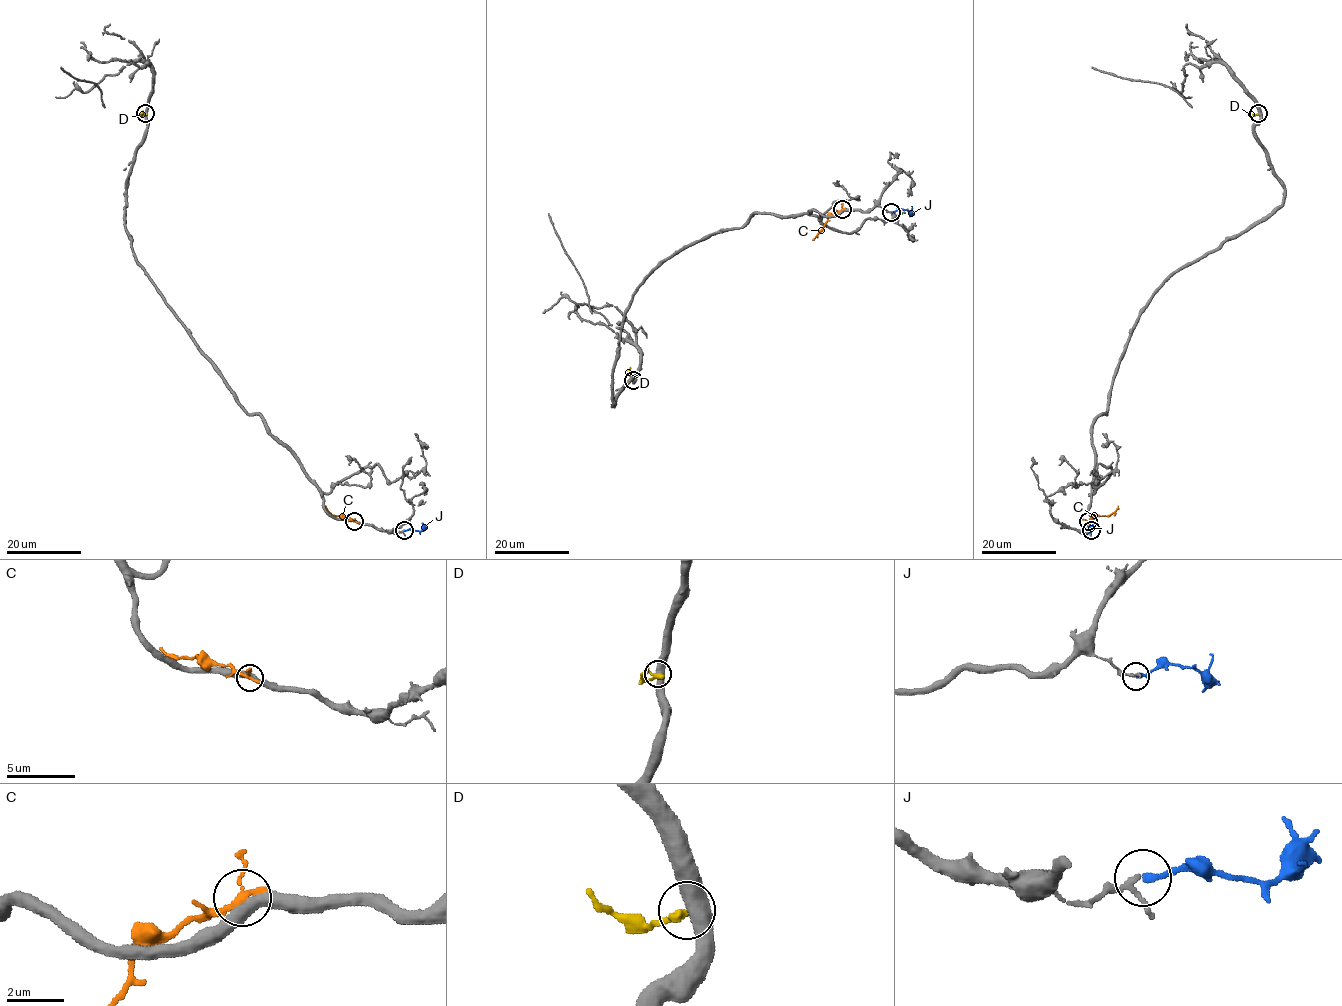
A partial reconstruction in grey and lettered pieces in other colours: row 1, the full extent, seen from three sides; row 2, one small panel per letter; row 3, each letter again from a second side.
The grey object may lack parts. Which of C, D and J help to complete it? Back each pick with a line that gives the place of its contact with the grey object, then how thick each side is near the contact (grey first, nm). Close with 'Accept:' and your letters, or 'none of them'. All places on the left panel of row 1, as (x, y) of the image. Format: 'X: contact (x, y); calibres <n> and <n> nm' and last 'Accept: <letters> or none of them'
J: contact (404, 530); calibres 150 and 240 nm
Accept: J

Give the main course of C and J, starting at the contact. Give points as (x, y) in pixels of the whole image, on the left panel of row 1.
C: (354, 521), (340, 515), (334, 516), (325, 506)
J: (403, 531), (419, 531), (422, 522)

